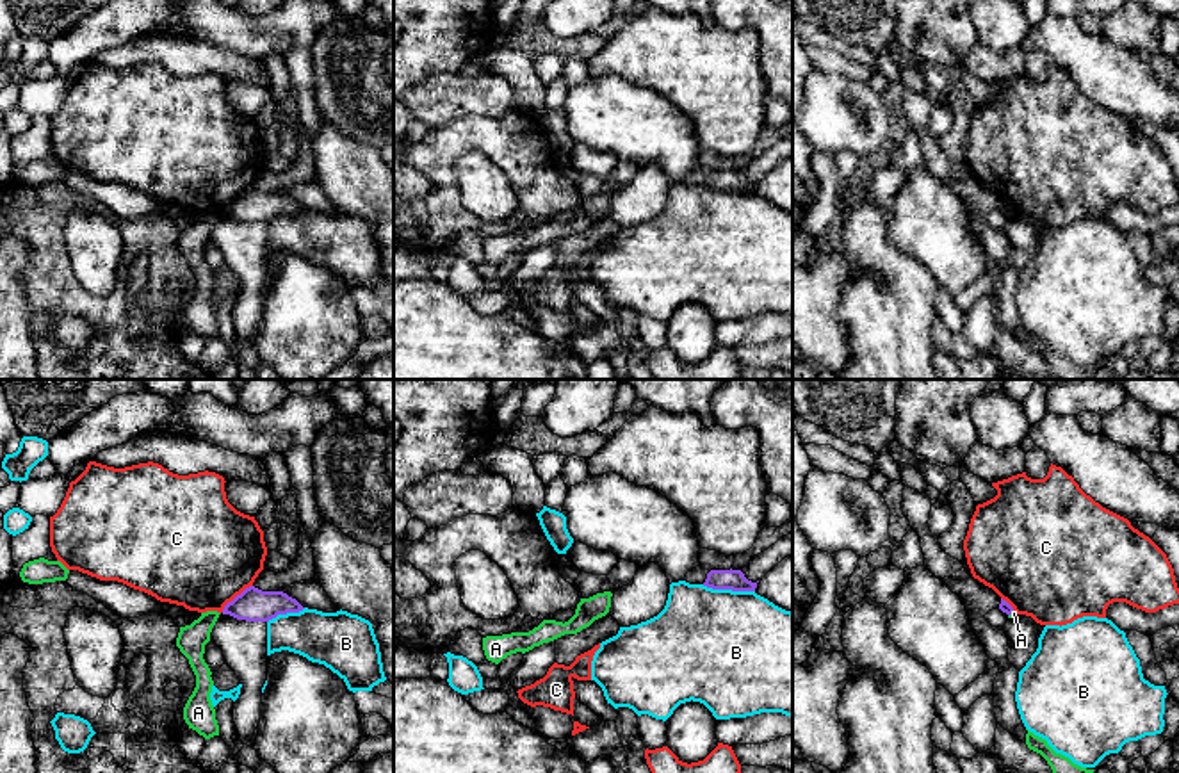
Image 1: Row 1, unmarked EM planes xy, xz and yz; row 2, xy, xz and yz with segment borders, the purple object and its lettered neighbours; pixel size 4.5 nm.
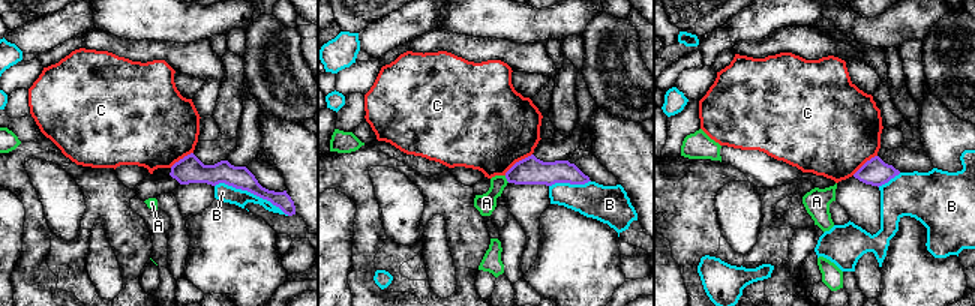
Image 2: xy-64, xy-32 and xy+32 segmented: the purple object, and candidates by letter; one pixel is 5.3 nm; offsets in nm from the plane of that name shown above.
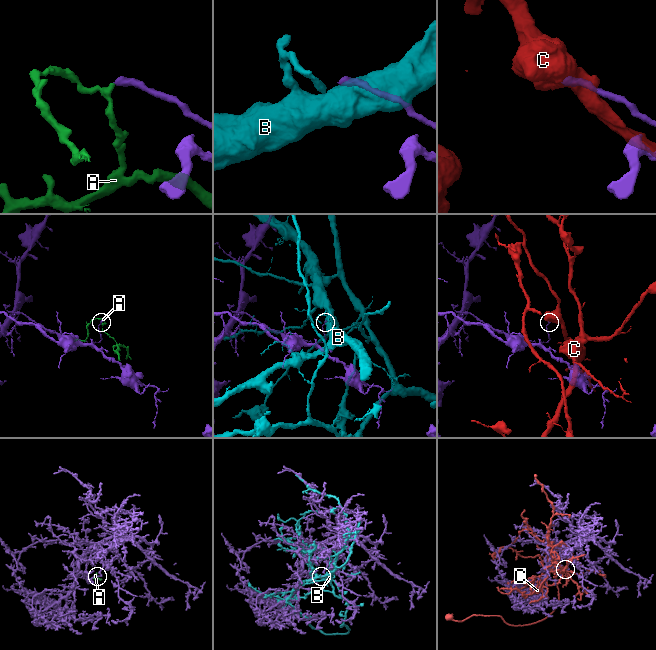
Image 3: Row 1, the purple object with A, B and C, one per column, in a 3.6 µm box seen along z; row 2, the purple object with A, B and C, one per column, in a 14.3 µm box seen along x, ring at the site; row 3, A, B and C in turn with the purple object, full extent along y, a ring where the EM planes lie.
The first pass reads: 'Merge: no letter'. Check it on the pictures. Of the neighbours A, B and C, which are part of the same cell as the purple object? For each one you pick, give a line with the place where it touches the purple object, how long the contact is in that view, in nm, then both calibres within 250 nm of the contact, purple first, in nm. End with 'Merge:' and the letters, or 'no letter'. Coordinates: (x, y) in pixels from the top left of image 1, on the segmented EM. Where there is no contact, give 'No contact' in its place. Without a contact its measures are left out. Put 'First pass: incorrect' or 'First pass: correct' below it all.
Merge: no letter
First pass: correct

